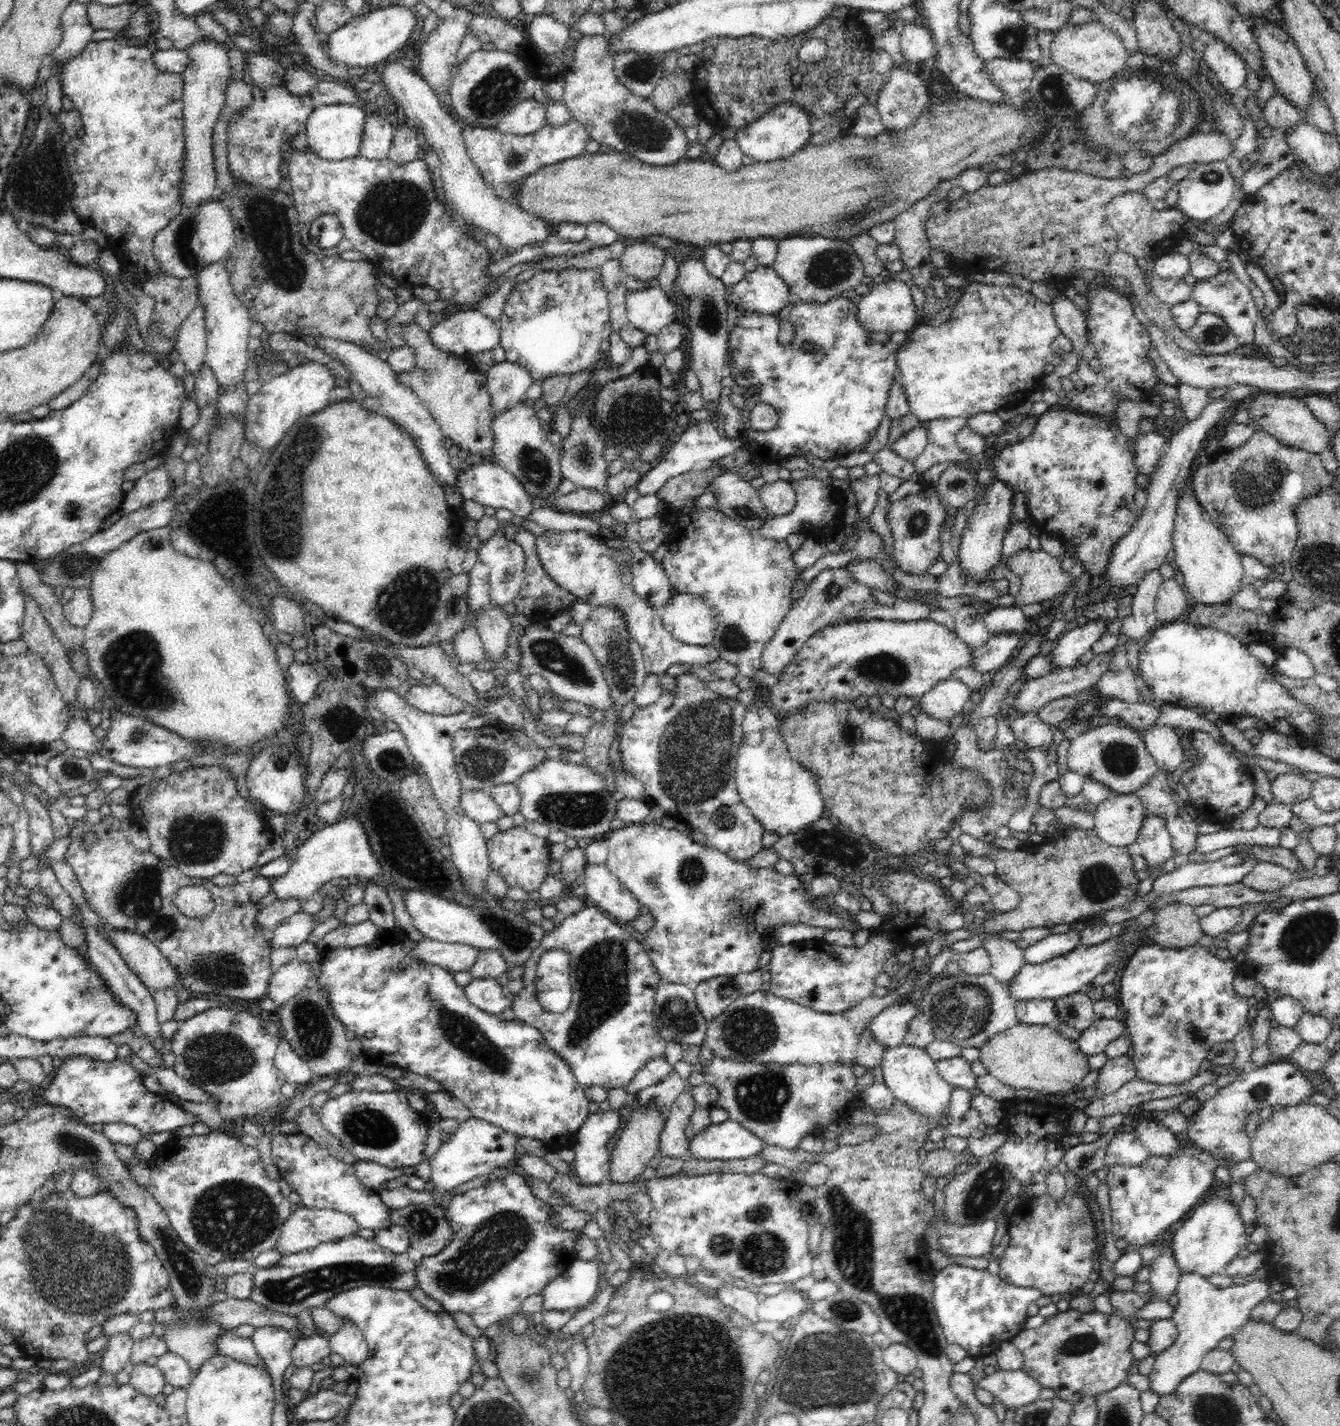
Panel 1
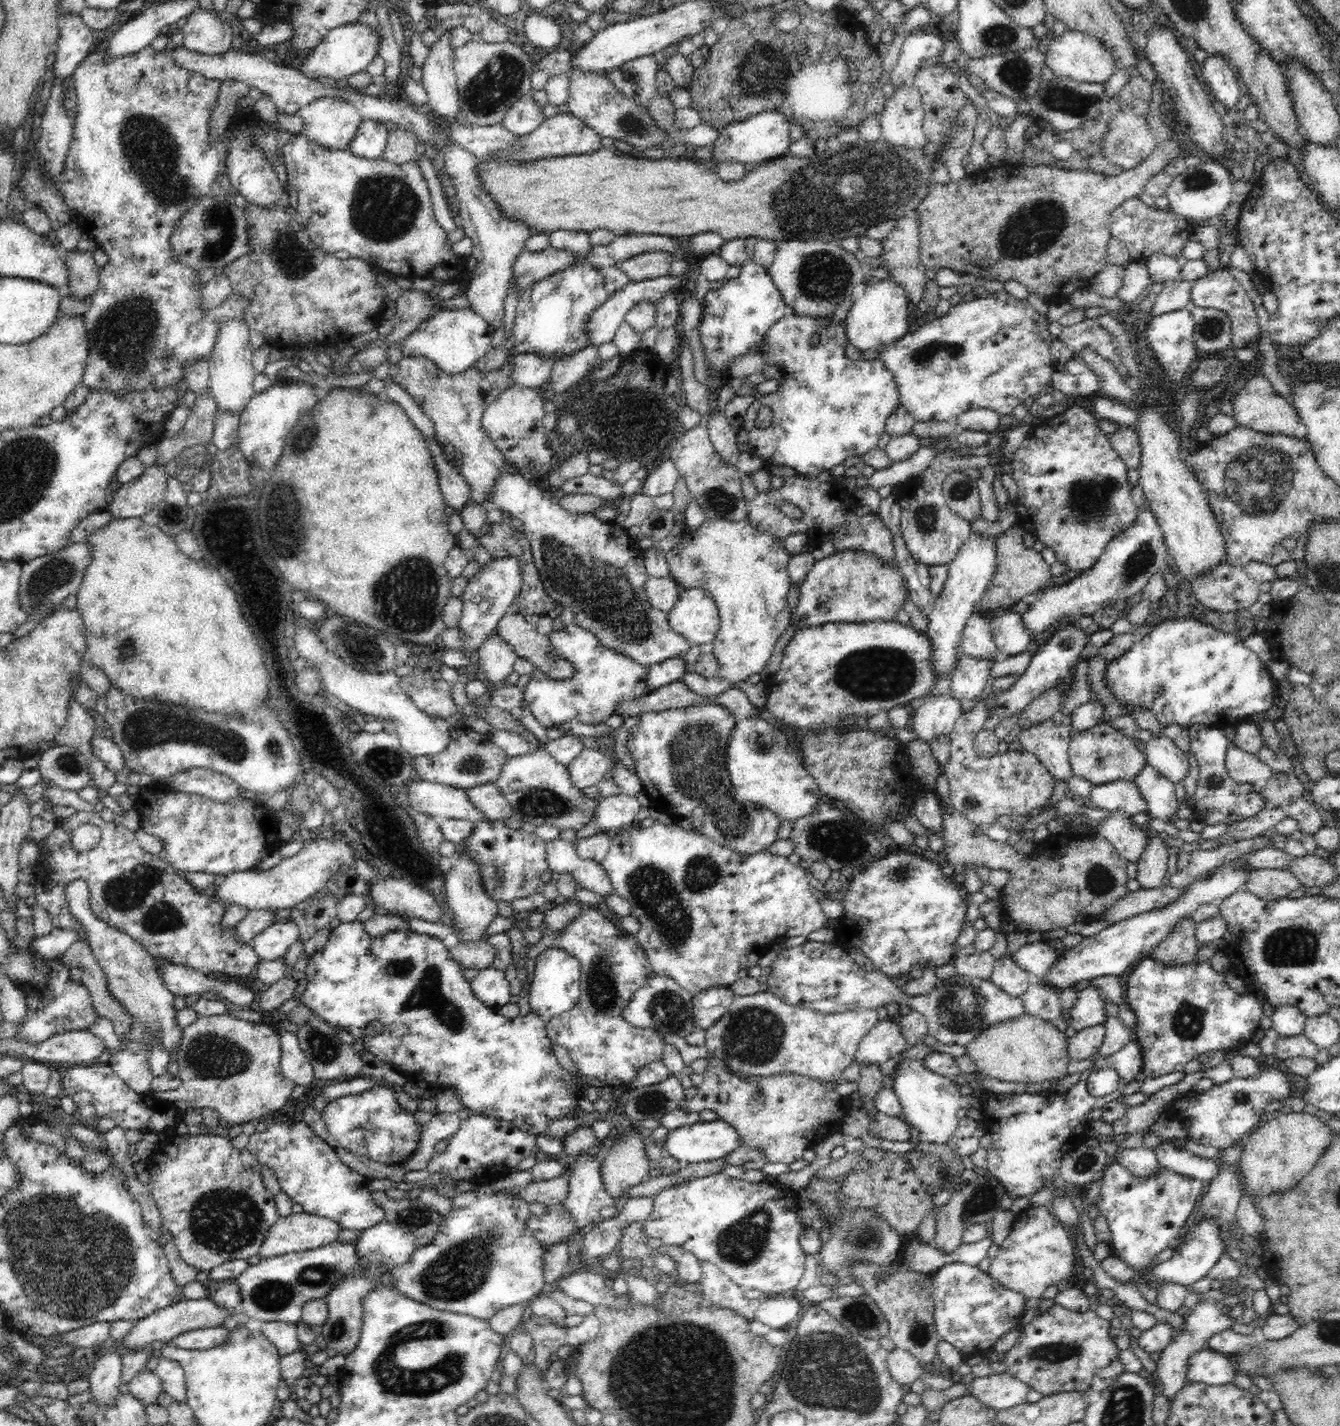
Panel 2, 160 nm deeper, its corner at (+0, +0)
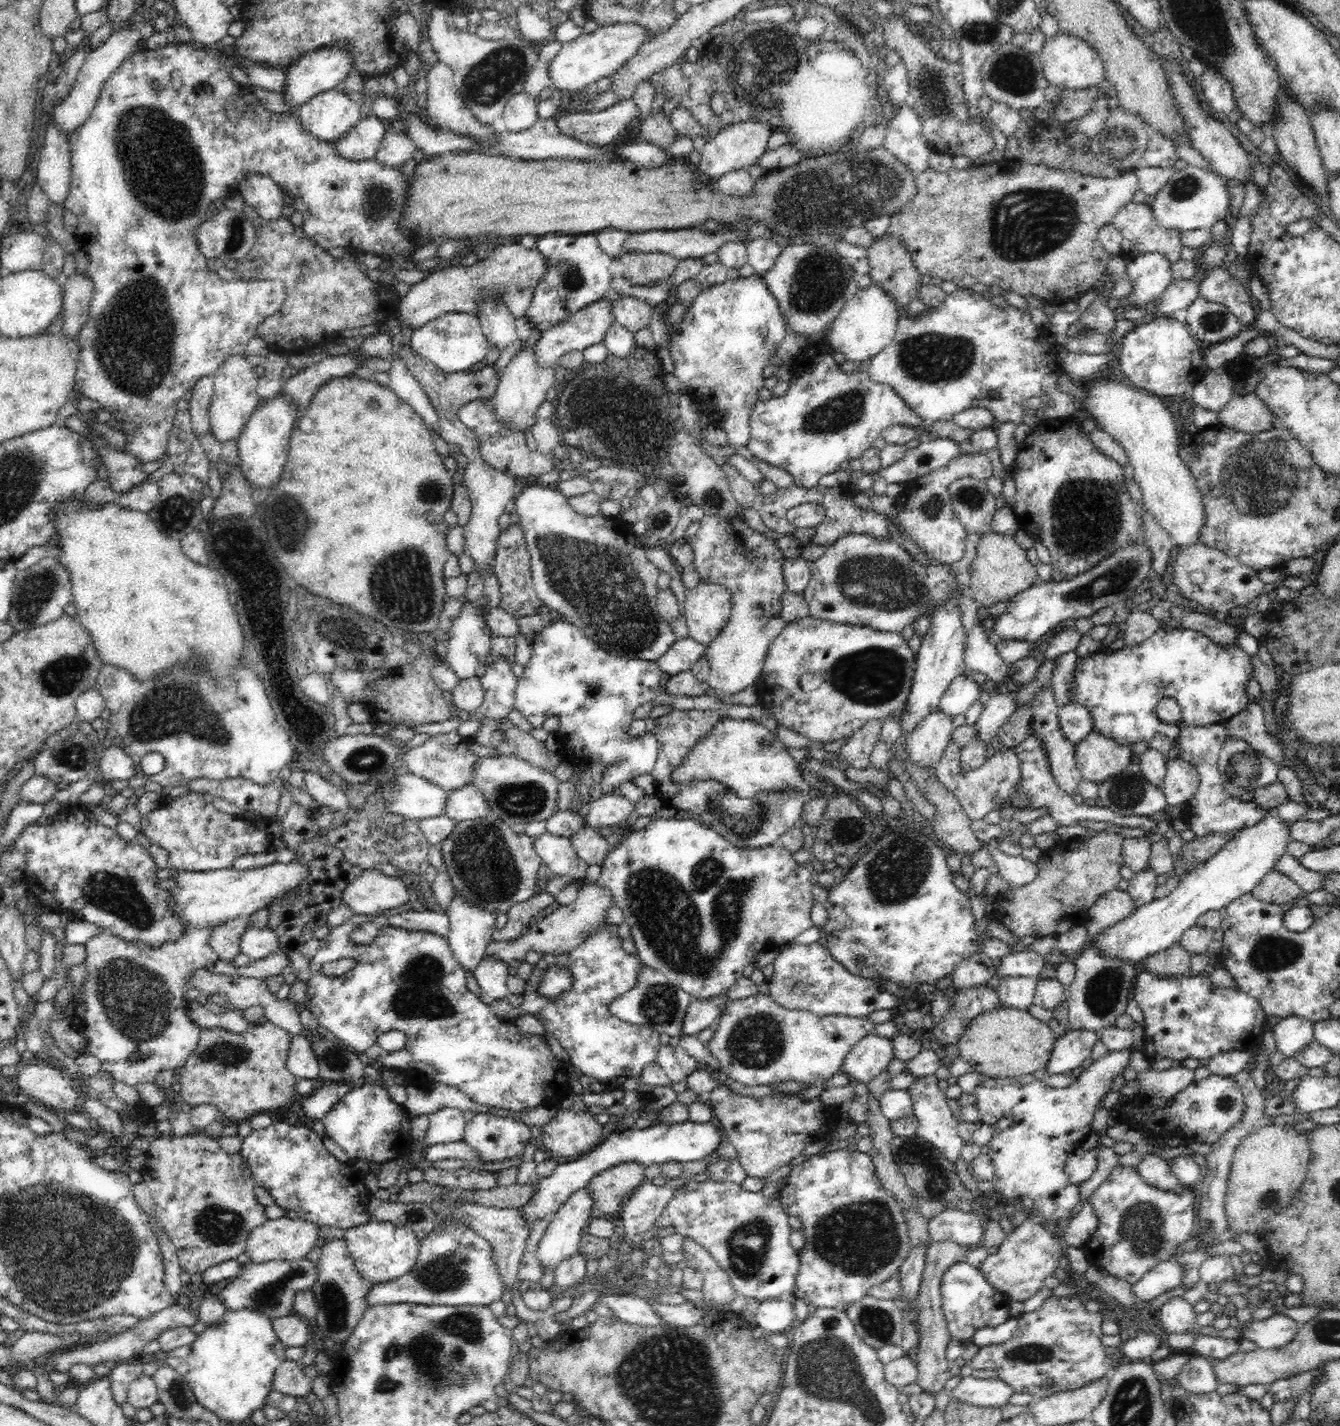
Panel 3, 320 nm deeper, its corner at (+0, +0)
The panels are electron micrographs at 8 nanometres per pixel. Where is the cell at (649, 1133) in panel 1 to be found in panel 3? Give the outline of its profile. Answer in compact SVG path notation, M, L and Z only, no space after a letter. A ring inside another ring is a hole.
M624 1161L592 1177L587 1188L602 1217L622 1208L626 1196L646 1180L646 1167L638 1161Z

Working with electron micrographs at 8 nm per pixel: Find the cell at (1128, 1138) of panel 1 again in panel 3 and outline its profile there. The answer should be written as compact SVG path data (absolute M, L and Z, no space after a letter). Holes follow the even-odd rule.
M1154 1154L1142 1156L1140 1164L1134 1168L1137 1169L1144 1181L1156 1188L1179 1191L1184 1186L1180 1184L1178 1177L1172 1173L1169 1162Z

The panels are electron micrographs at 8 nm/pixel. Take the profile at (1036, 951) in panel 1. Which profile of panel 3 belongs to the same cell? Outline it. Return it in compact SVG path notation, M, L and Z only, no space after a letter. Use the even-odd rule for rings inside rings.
M1032 950L1011 953L1009 956L1000 959L1000 965L995 974L998 978L1018 976L1037 979L1046 962L1044 957Z

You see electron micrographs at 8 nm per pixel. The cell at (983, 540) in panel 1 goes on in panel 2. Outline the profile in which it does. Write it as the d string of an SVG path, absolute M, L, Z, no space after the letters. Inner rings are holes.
M968 536L965 544L957 550L956 557L949 562L948 579L942 591L932 601L928 612L928 632L934 645L934 665L938 669L939 678L952 672L957 667L956 652L962 642L962 630L970 618L970 614L978 610L979 599L990 584L996 570L994 538L992 536Z

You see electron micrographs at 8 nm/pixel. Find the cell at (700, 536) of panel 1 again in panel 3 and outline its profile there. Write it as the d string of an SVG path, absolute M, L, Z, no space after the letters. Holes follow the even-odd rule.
M704 515L700 520L700 528L694 538L690 538L690 544L692 544L692 548L694 548L694 566L696 566L696 572L700 574L700 578L702 578L702 582L710 582L710 584L717 584L717 586L722 586L725 590L728 590L731 597L729 598L729 618L725 622L724 628L721 628L721 631L712 639L712 642L705 649L705 657L706 660L711 664L710 674L708 675L708 685L710 685L710 689L714 689L716 693L731 695L736 694L736 692L740 692L749 688L750 686L756 686L759 683L760 673L763 670L764 659L766 659L767 652L770 650L770 646L772 642L774 642L776 636L780 634L780 631L787 625L787 622L781 617L781 596L784 591L787 590L786 585L784 584L783 579L783 566L784 561L786 560L785 555L778 550L777 542L773 542L772 540L766 539L766 537L760 532L758 532L758 546L740 546L740 550L738 550L738 546L734 546L736 544L736 540L734 540L734 532L732 532L732 522L730 522L730 518L727 517L719 517L716 515Z

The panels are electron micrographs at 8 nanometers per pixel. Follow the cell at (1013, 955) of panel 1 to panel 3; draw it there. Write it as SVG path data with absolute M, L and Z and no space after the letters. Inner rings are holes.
M1018 976L1000 978L996 989L1001 1004L1007 1008L1028 1011L1034 1004L1037 979Z

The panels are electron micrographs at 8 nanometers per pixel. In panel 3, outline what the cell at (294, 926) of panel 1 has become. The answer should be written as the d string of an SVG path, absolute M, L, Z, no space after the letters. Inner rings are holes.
M248 926L240 943L242 954L250 957L253 962L268 957L278 948L280 948L278 934L274 933L269 927Z

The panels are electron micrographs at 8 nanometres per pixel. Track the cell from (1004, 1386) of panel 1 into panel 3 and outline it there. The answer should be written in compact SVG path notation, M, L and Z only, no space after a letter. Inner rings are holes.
M972 1376L963 1377L949 1393L951 1400L986 1408L1007 1406L1013 1394L1012 1388L1002 1380L981 1380Z

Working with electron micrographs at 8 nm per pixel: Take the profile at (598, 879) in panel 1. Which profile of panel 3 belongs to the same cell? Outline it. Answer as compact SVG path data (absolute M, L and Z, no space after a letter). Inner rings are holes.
M545 831L535 837L535 851L541 858L544 871L554 876L566 876L574 880L585 878L588 864L577 855L571 837L553 835Z

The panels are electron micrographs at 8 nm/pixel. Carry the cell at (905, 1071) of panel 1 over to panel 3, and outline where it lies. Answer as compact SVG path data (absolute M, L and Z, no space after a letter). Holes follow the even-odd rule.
M936 1075L916 1076L905 1090L908 1091L909 1098L913 1102L911 1114L917 1122L914 1134L932 1143L939 1150L939 1153L944 1156L944 1159L955 1164L961 1158L960 1150L965 1143L959 1137L957 1131L957 1126L961 1120L952 1114L952 1108L948 1106L946 1094L938 1087L938 1080Z

